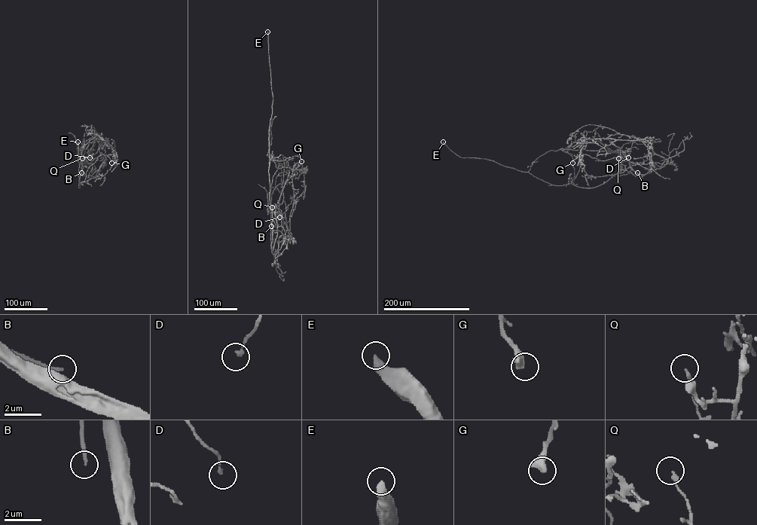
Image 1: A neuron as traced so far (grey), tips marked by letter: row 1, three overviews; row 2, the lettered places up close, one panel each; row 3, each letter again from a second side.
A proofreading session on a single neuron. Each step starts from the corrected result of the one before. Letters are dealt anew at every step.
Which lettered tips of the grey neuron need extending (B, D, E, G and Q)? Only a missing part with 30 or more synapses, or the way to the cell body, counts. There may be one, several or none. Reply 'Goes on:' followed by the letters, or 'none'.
Goes on: B, E

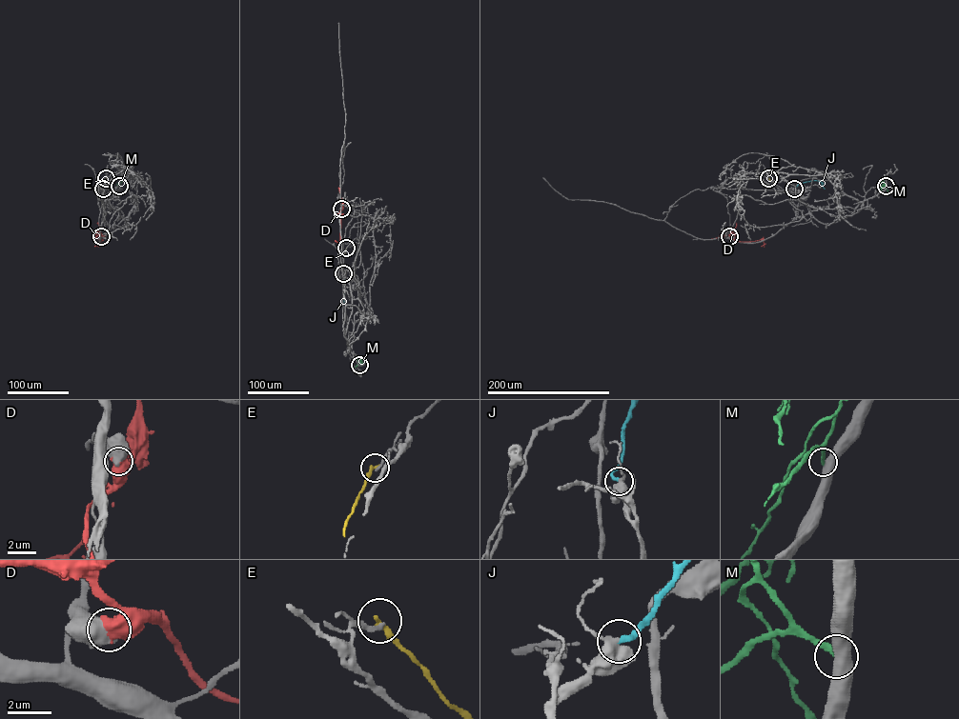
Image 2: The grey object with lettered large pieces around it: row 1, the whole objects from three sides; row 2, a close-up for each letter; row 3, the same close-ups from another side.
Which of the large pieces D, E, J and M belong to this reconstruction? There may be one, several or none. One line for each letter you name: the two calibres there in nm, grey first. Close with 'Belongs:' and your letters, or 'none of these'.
J: Thickness 500 nm (grey) against 280 nm
M: Thickness 480 nm (grey) against 260 nm
Belongs: J, M

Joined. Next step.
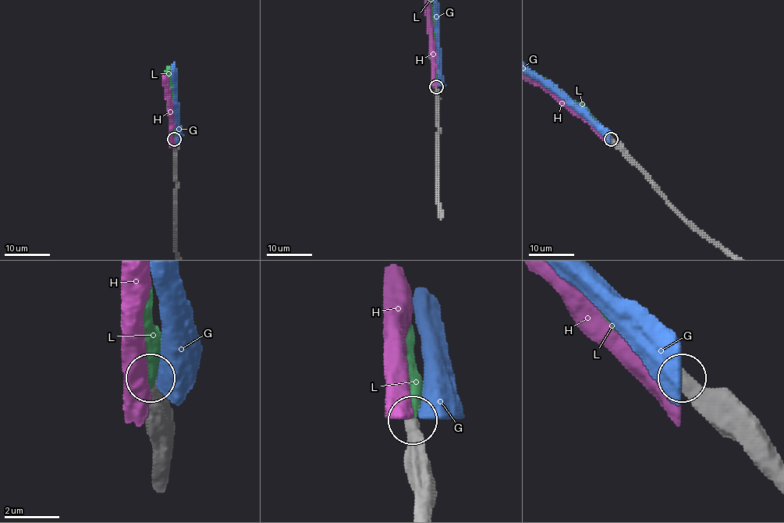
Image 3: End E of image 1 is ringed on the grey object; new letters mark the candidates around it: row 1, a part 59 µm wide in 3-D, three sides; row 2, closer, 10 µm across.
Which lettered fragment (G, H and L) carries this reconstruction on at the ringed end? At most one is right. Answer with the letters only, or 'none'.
L

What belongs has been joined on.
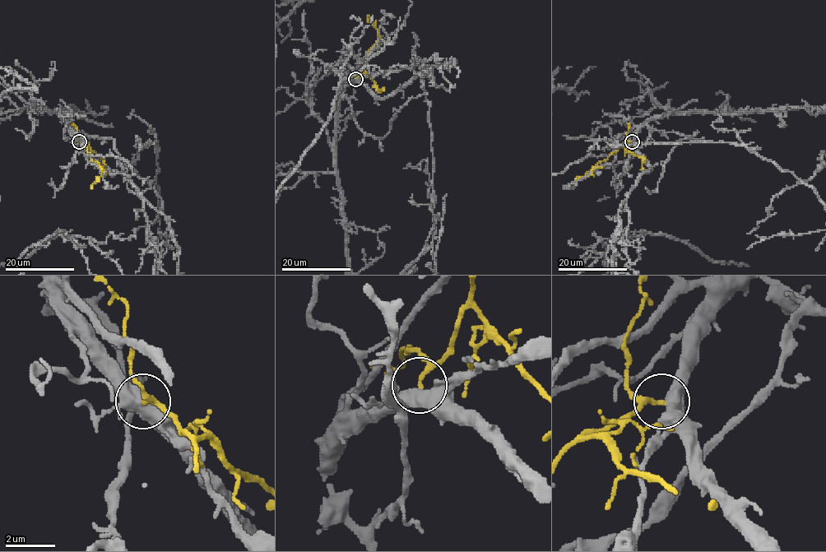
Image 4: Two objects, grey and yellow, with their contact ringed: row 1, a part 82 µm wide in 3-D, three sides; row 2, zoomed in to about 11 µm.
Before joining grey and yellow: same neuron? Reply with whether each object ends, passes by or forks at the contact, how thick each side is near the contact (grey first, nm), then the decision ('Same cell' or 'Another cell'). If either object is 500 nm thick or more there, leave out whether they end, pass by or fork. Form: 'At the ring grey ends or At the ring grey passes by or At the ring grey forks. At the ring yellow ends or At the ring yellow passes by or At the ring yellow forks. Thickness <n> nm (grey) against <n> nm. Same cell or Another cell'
At the ring grey forks. At the ring yellow passes by. Thickness 460 nm (grey) against 150 nm. Another cell

